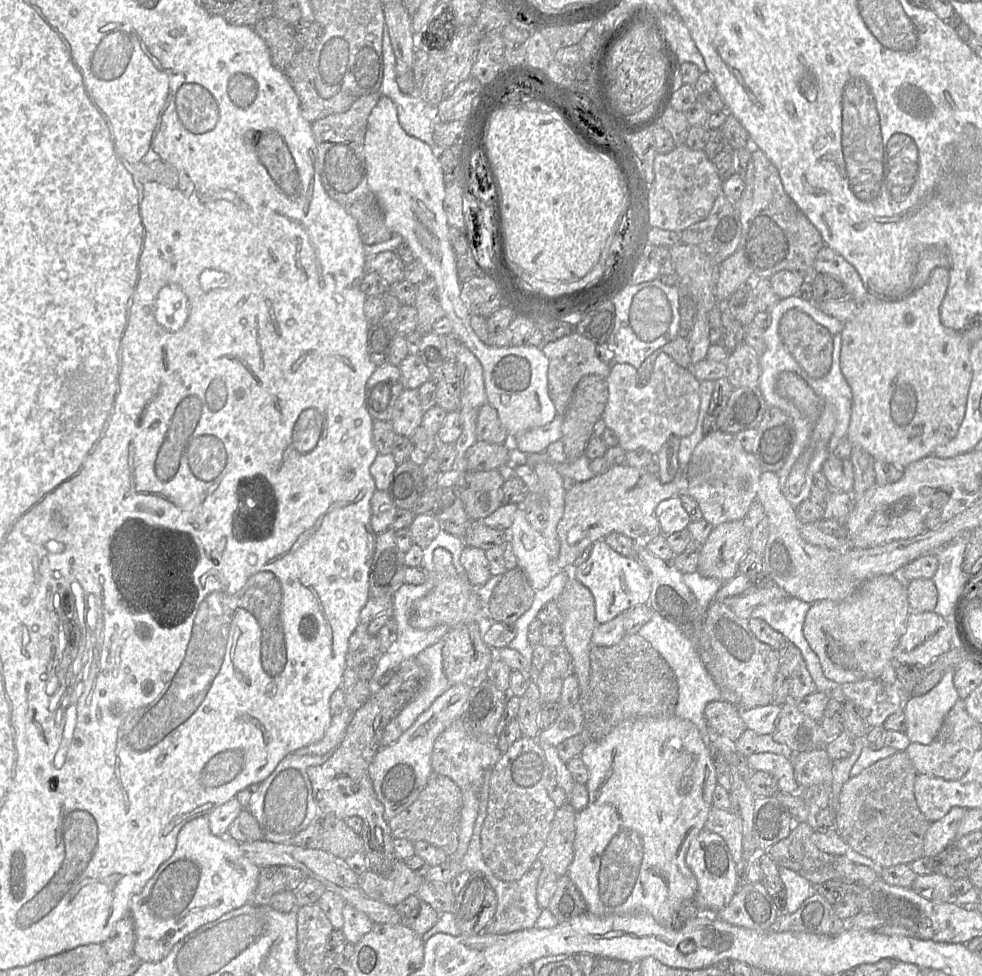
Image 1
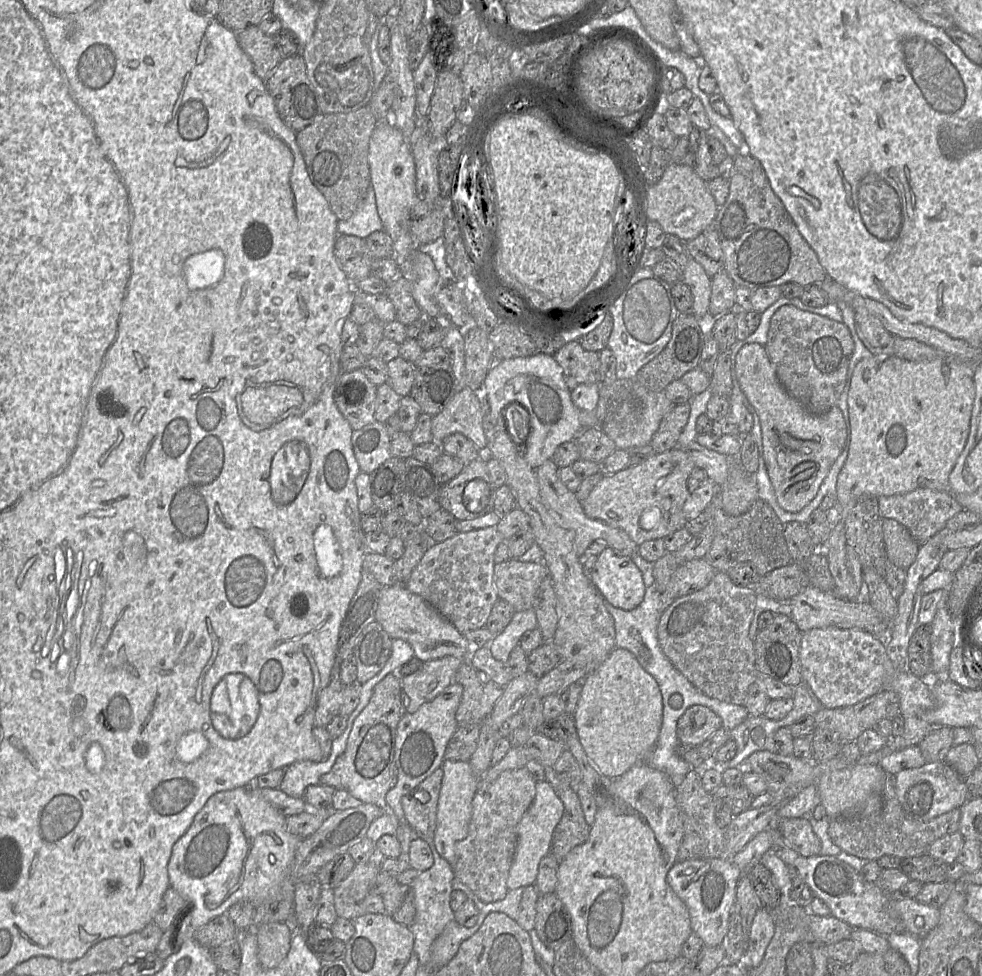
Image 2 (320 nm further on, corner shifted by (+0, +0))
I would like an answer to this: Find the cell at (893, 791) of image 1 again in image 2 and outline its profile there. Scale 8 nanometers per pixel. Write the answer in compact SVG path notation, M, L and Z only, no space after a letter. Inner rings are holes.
M886 773L880 811L832 819L828 828L831 841L842 851L862 859L876 861L885 855L905 859L927 854L934 841L959 830L961 808L954 808L929 821L916 820L903 810L896 795L895 783L895 775Z

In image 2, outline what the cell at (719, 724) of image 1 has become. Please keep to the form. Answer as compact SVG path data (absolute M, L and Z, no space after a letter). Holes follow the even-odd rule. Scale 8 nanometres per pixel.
M694 705L688 708L677 722L679 744L697 747L722 728L721 718L705 706Z

